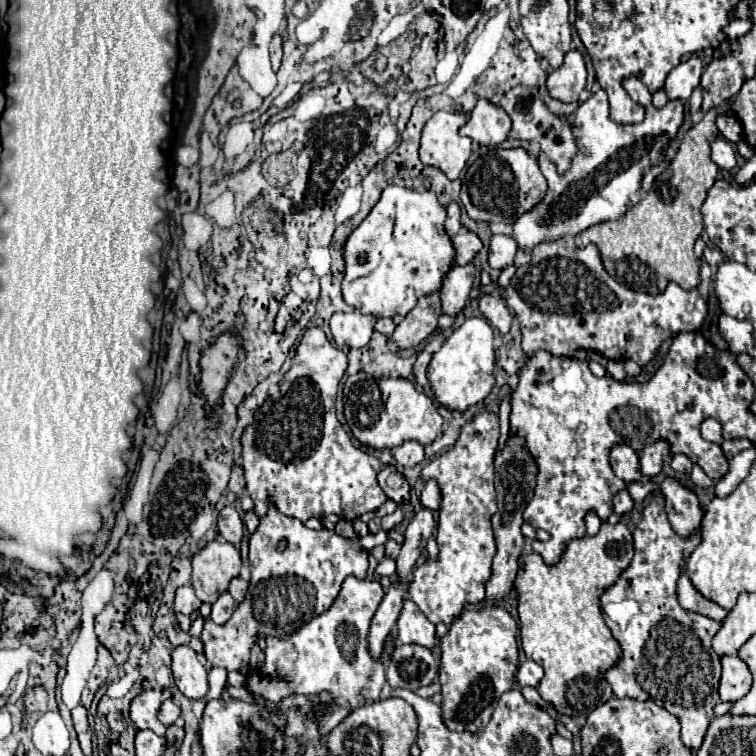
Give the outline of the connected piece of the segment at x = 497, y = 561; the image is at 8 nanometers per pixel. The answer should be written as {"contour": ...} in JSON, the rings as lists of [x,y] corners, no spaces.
{"contour":[[[509,435],[505,449],[495,457],[495,489],[497,489],[499,511],[491,517],[491,527],[493,527],[493,535],[495,535],[495,543],[497,543],[497,553],[495,553],[493,567],[491,567],[491,579],[487,581],[487,587],[485,587],[487,603],[503,601],[513,589],[513,581],[515,581],[515,575],[519,569],[517,559],[519,559],[519,555],[523,551],[523,543],[525,543],[525,537],[521,533],[523,511],[525,511],[525,505],[533,499],[535,477],[537,477],[537,465],[525,451],[523,439],[517,435]]]}

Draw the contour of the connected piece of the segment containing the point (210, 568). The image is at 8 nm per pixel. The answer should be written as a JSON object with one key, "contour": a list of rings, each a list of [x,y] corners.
{"contour":[[[209,541],[193,555],[191,585],[201,601],[215,603],[215,599],[227,591],[229,581],[239,575],[239,569],[241,557],[235,545]]]}

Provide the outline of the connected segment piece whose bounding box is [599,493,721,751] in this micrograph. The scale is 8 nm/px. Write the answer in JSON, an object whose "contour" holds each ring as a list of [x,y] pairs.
{"contour":[[[657,493],[651,497],[651,503],[645,507],[643,517],[633,531],[633,541],[635,541],[633,561],[619,575],[619,579],[611,587],[607,587],[607,591],[603,591],[603,595],[599,599],[605,625],[611,629],[613,637],[621,645],[619,663],[615,663],[615,667],[607,669],[605,679],[609,681],[615,697],[620,699],[629,697],[638,701],[653,699],[657,705],[665,707],[669,713],[673,713],[681,723],[681,741],[691,751],[697,751],[703,743],[709,723],[715,717],[713,707],[719,701],[717,687],[719,687],[719,677],[721,677],[721,663],[711,647],[711,639],[719,631],[721,623],[713,621],[705,615],[685,611],[677,601],[675,587],[677,587],[677,579],[679,579],[685,559],[697,547],[701,537],[699,537],[699,533],[695,533],[687,539],[677,537],[669,525],[663,495]]]}

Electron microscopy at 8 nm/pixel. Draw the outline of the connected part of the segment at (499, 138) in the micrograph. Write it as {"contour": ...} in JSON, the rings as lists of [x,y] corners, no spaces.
{"contour":[[[479,97],[477,105],[469,113],[469,121],[459,129],[461,135],[471,137],[481,145],[499,145],[509,137],[511,119],[503,107]]]}

